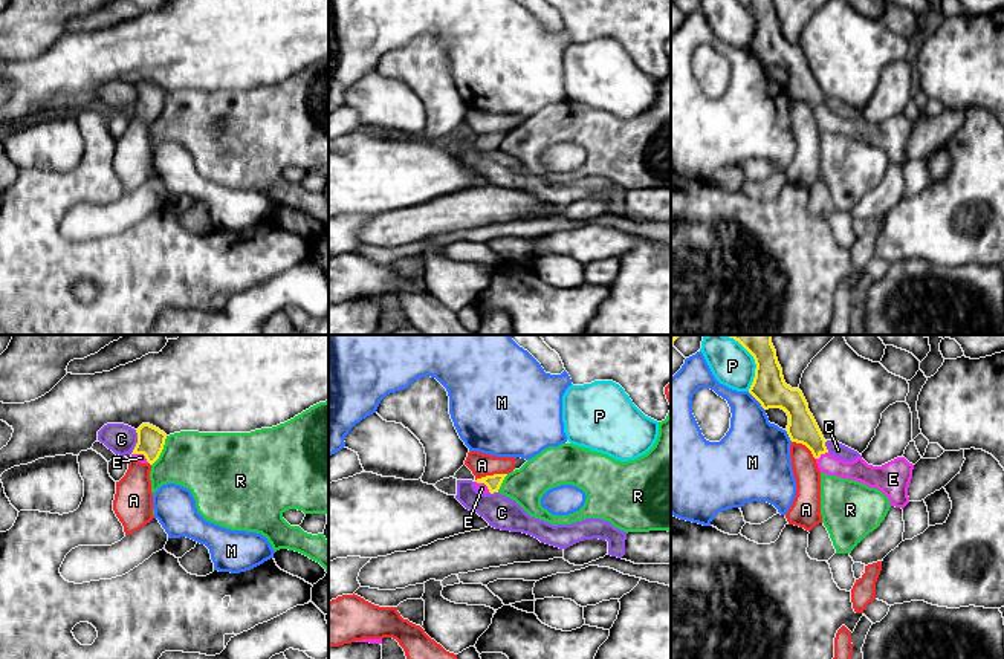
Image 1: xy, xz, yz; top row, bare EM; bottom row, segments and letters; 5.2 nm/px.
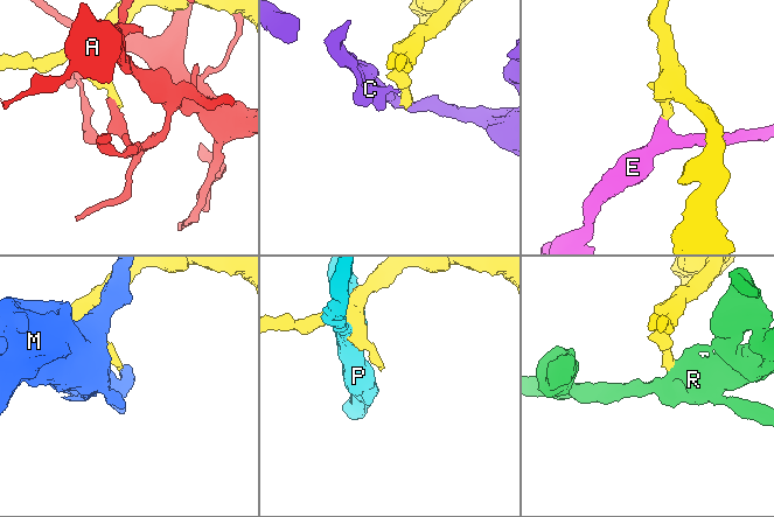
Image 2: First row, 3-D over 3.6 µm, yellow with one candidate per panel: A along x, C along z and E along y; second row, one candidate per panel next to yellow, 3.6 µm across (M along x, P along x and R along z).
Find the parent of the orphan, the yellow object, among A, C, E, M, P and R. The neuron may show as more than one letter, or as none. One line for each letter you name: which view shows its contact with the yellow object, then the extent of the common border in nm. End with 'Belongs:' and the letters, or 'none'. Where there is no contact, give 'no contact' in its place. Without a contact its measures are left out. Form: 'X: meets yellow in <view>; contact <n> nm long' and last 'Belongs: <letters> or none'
E: meets yellow in yz; contact 80 nm long
Belongs: E

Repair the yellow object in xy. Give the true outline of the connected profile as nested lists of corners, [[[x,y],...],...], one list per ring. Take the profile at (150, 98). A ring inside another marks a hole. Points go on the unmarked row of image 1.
[[[142,81],[136,90],[138,101],[131,115],[141,121],[153,122],[164,107],[167,92],[150,81]]]

